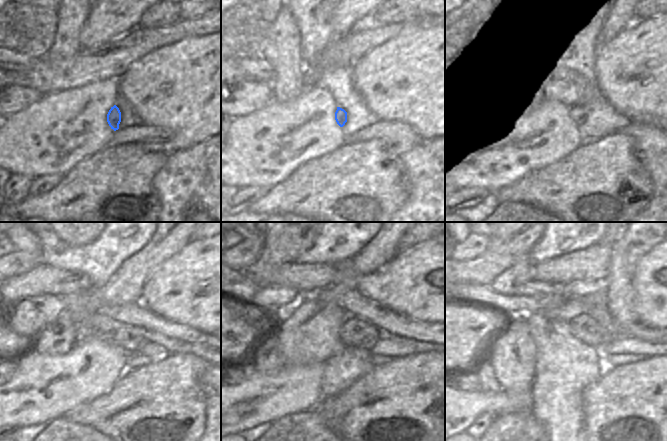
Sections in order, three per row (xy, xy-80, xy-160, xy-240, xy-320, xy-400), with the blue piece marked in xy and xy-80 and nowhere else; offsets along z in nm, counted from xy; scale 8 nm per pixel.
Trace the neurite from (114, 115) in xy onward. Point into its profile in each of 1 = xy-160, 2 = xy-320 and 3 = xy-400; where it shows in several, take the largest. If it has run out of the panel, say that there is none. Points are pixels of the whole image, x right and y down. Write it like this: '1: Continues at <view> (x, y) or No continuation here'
1: Continues at xy-160 (570, 117)
2: Continues at xy-320 (356, 332)
3: Continues at xy-400 (583, 327).

